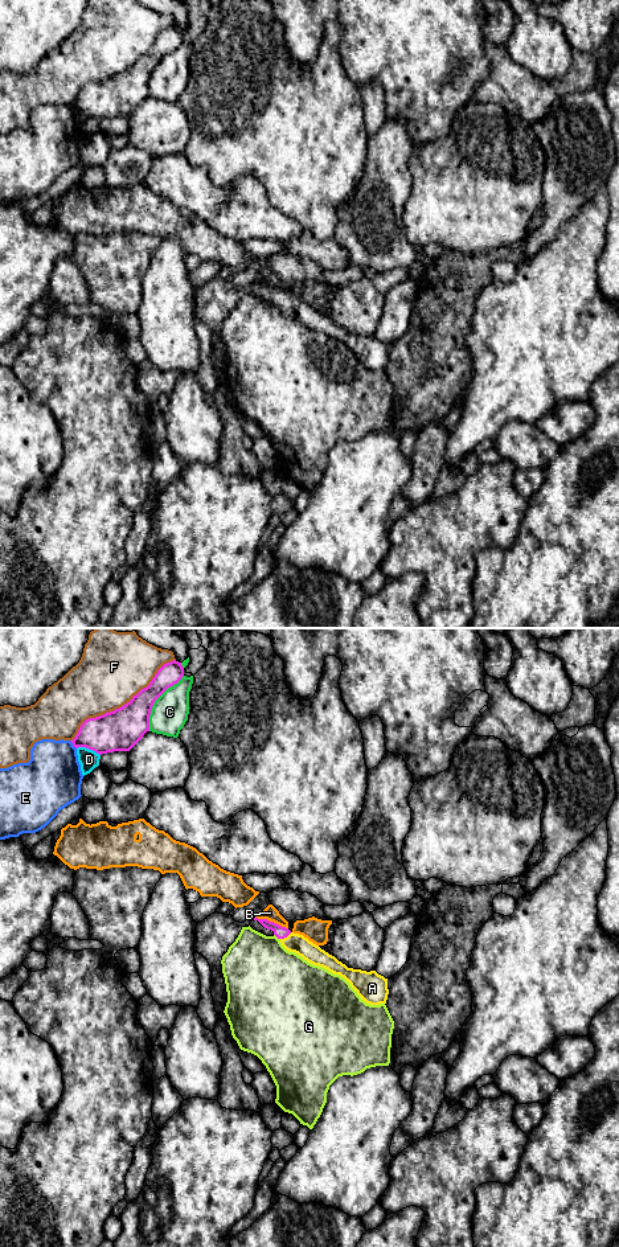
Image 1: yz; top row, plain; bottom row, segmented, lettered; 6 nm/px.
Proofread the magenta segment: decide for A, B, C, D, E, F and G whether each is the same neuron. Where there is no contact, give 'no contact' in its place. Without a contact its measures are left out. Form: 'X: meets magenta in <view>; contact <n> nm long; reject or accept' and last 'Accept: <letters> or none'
A: meets magenta in yz; contact 80 nm long; accept
B: meets magenta in yz; contact 220 nm long; reject
C: meets magenta in yz; contact 400 nm long; reject
D: meets magenta in yz; contact 150 nm long; reject
E: meets magenta in yz; contact 70 nm long; reject
F: meets magenta in yz; contact 800 nm long; reject
G: meets magenta in yz; contact 50 nm long; reject
Accept: A

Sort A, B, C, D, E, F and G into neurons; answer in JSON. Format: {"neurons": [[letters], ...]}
{"neurons": [["A"], ["B"], ["C"], ["D"], ["E"], ["F"], ["G"]]}

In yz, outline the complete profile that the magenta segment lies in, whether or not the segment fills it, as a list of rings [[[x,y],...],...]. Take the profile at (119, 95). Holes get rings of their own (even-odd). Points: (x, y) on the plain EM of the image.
[[[181,28],[164,29],[149,50],[130,67],[114,77],[86,85],[73,106],[73,111],[86,112],[97,119],[130,116],[149,97],[149,81],[155,66],[184,41]]]

